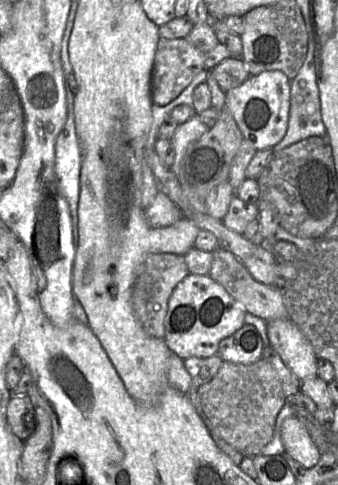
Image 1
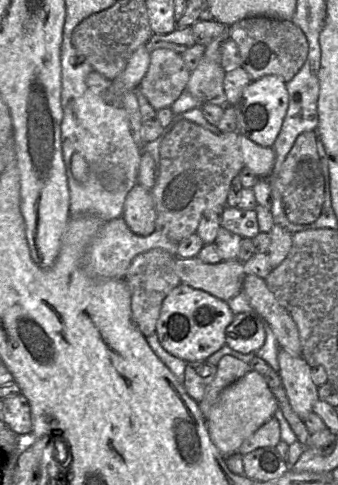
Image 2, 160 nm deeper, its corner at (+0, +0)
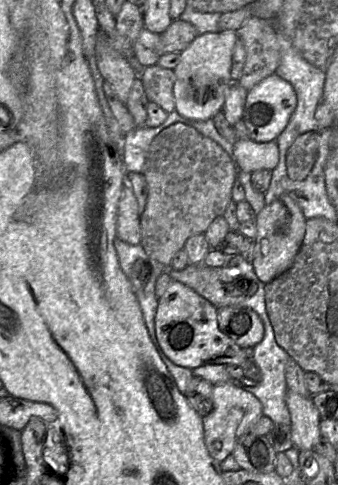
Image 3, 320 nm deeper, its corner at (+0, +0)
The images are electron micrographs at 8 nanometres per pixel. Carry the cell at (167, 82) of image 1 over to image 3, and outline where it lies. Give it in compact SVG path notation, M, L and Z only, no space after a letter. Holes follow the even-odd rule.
M151 65L143 69L140 78L149 102L158 104L168 113L175 110L175 74L172 69Z

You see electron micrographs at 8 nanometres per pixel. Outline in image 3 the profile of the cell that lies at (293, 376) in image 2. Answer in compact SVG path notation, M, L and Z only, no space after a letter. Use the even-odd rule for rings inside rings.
M287 390L286 403L291 417L291 437L294 447L299 451L313 450L321 438L321 418L312 401L312 396L305 397Z

